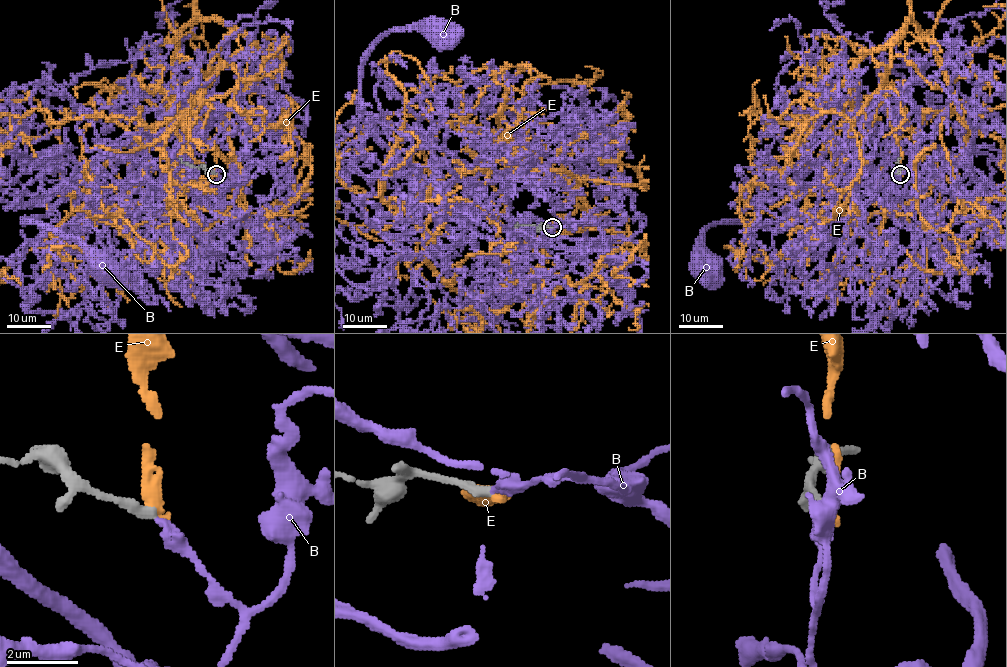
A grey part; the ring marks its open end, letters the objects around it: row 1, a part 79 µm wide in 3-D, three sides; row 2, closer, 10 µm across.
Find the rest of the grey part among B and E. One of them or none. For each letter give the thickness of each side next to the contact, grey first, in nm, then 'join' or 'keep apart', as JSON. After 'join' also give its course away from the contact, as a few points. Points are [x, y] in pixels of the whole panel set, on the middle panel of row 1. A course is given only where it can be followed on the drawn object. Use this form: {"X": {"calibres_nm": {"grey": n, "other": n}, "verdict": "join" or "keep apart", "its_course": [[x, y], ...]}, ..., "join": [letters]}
{"B": {"calibres_nm": {"grey": 280, "other": 280}, "verdict": "join", "its_course": [[553, 228], [533, 243], [482, 218], [468, 183], [424, 190], [363, 118], [362, 56], [392, 31], [439, 33]]}, "E": {"calibres_nm": {"grey": 280, "other": 400}, "verdict": "keep apart"}, "join": ["B"]}

